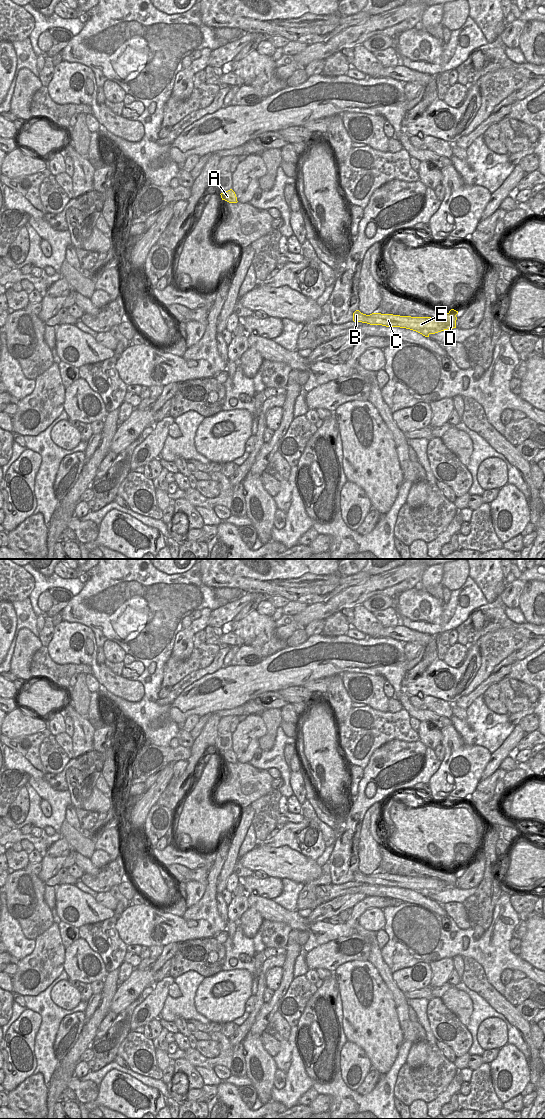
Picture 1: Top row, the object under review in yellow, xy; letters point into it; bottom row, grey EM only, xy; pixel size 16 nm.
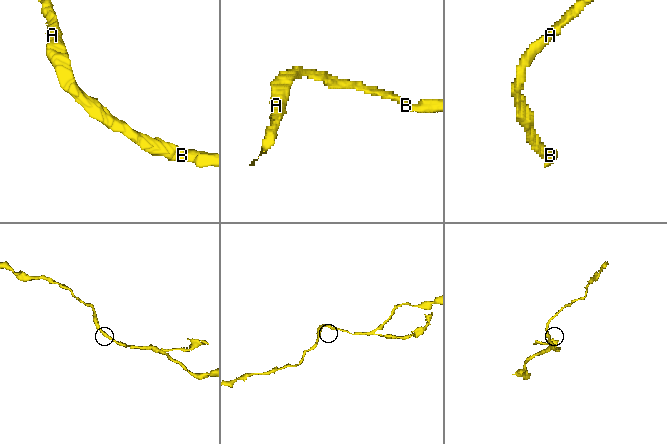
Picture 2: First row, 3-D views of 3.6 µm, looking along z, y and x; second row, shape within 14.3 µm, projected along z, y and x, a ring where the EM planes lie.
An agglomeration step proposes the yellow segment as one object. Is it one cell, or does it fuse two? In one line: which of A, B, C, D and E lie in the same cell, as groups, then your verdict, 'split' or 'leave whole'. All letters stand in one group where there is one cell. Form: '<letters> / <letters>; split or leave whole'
A B C E / D; split

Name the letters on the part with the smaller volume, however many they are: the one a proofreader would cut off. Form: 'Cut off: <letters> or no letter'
Cut off: D.

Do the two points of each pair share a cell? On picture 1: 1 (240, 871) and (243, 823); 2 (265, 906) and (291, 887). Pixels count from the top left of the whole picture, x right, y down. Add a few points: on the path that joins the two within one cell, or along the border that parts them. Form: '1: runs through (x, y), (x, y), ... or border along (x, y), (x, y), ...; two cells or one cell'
1: border along (237, 861), (232, 872); two cells
2: border along (272, 899), (284, 908), (294, 911); two cells

